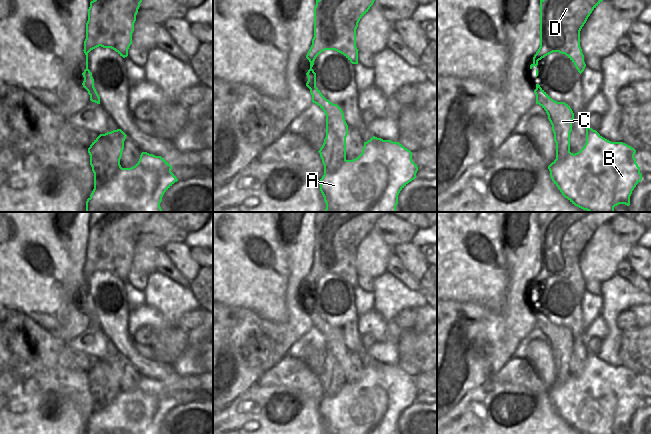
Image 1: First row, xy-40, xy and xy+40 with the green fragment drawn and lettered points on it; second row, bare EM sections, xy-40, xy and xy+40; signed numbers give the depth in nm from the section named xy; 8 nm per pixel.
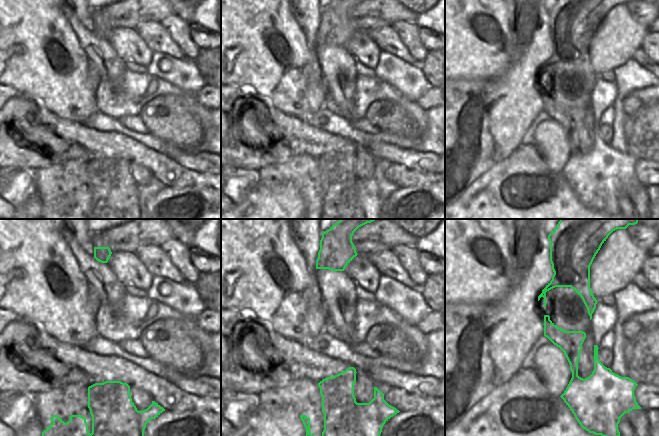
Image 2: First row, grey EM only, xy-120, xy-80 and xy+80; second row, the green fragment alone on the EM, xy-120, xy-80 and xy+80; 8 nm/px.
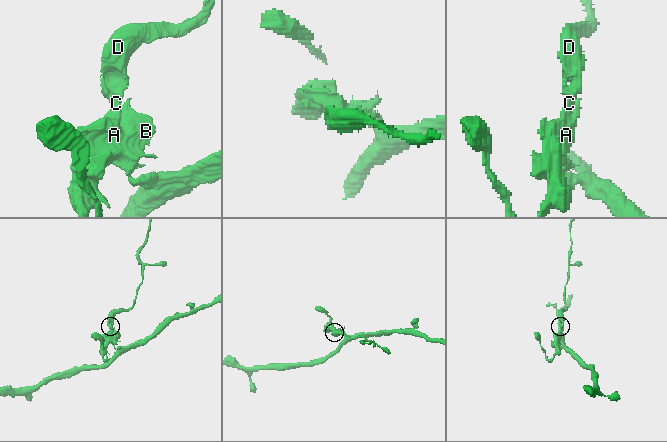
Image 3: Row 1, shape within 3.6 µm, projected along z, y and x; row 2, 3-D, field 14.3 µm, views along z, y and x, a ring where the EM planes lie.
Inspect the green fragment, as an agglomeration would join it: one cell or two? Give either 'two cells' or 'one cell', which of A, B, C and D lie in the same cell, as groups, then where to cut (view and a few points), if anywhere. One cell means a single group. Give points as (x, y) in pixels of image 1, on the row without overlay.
two cells | A B / C D | xy-40 (121, 391), (110, 403), (94, 412)

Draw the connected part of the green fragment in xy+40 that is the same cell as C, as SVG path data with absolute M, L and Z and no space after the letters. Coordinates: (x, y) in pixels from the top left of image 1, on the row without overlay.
M536 308L534 317L536 328L539 328L546 335L552 349L556 367L556 382L565 382L570 377L570 357L574 337L565 326L553 324L539 308Z

